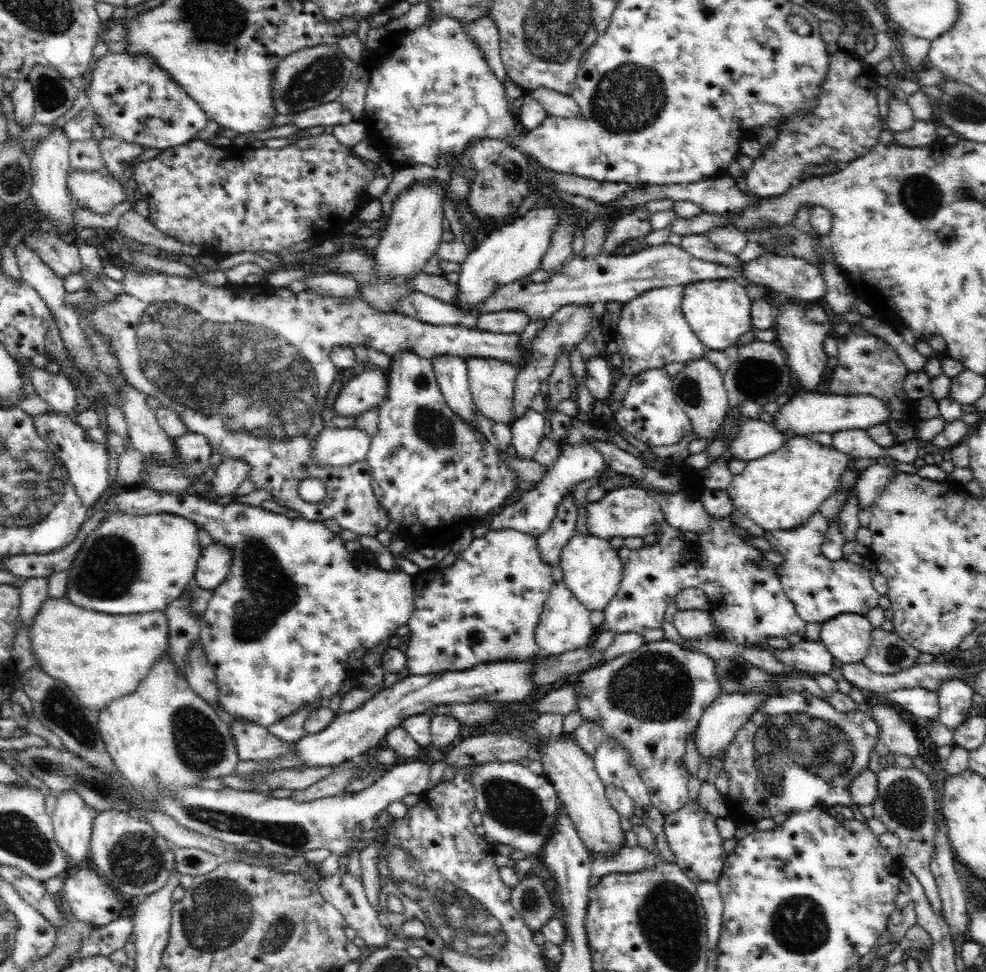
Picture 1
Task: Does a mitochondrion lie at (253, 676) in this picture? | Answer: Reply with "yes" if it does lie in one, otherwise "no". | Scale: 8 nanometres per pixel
no

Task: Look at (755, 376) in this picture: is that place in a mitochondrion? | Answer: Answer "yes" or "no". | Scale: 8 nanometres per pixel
yes

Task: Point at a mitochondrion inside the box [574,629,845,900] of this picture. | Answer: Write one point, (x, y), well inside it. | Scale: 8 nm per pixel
(654, 685)

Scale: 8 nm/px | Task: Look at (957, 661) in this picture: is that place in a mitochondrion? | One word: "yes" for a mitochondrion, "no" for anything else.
yes

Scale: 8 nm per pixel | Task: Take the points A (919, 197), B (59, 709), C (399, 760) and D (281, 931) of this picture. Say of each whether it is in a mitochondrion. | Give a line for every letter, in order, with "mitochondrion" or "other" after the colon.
A: mitochondrion
B: mitochondrion
C: other
D: mitochondrion

